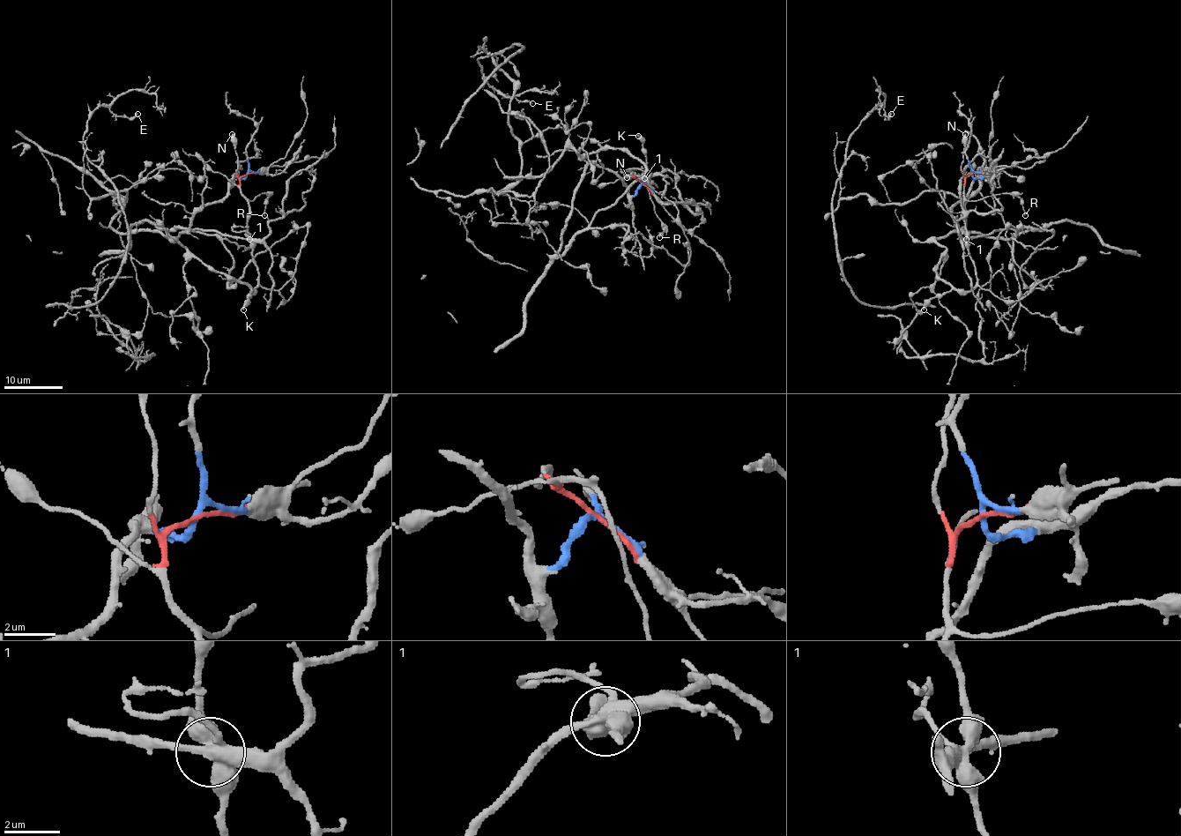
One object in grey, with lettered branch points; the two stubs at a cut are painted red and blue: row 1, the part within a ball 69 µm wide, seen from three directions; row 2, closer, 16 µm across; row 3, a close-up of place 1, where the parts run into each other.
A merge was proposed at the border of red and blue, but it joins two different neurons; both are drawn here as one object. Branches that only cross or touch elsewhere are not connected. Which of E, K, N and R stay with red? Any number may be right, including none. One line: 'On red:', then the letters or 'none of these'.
On red: E, K, N, R

